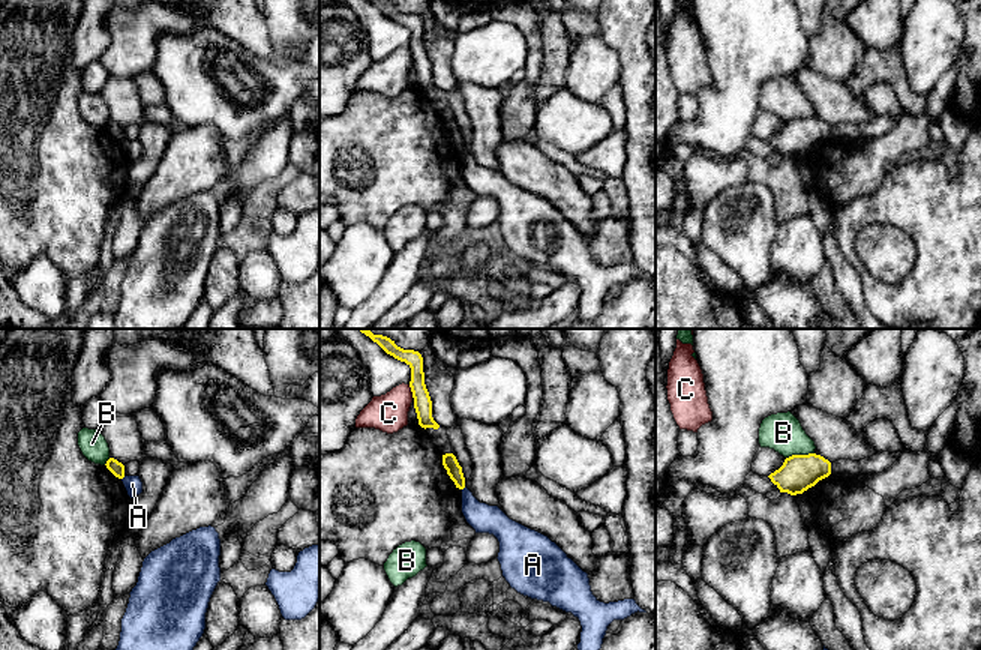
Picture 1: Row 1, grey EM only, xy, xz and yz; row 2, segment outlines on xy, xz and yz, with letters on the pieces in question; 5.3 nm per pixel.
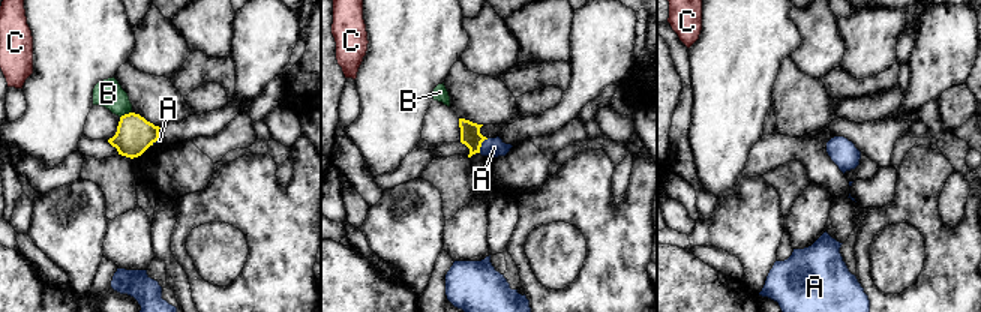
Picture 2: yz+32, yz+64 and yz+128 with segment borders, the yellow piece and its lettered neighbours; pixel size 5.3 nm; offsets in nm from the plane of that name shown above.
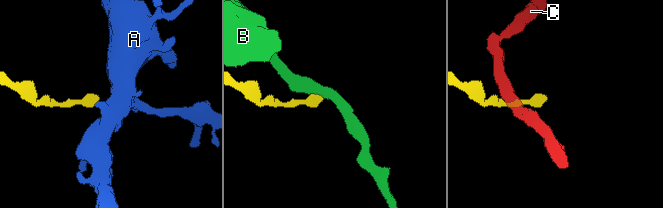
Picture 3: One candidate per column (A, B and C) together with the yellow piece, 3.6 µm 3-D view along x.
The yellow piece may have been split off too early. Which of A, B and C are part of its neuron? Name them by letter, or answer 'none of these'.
none of these

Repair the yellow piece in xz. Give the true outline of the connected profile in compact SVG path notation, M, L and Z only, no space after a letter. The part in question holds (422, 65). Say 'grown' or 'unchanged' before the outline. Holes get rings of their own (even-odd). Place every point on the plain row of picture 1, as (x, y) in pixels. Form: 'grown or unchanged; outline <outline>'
unchanged; outline M369 0L374 6L376 6L387 18L394 23L405 26L411 32L411 45L410 51L414 62L414 72L417 77L418 89L422 92L434 92L438 93L440 89L432 81L432 65L429 56L424 48L424 36L423 36L423 21L418 15L404 14L394 8L387 0Z

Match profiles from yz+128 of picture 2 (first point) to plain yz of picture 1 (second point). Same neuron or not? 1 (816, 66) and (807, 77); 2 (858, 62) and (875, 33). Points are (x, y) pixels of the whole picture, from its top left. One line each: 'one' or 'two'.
1: two
2: one

